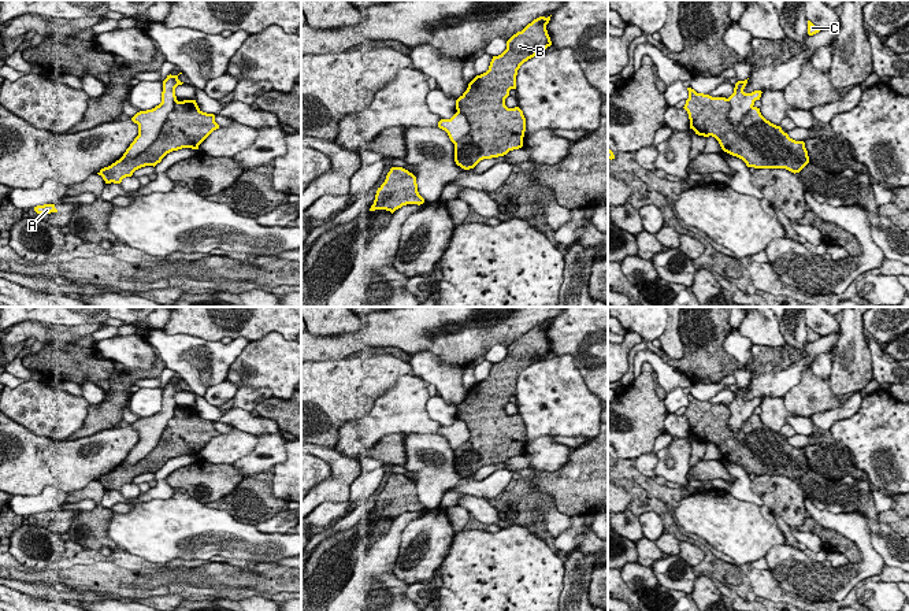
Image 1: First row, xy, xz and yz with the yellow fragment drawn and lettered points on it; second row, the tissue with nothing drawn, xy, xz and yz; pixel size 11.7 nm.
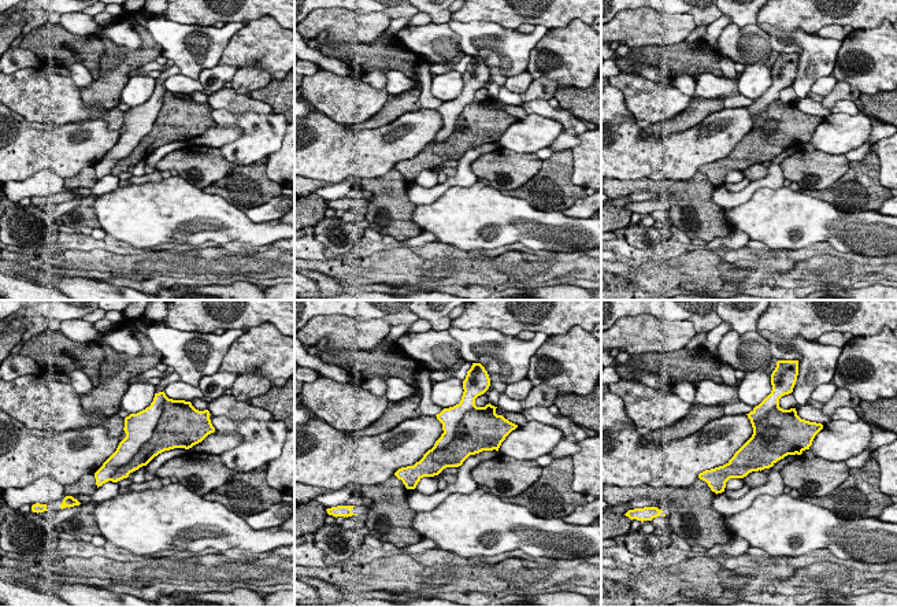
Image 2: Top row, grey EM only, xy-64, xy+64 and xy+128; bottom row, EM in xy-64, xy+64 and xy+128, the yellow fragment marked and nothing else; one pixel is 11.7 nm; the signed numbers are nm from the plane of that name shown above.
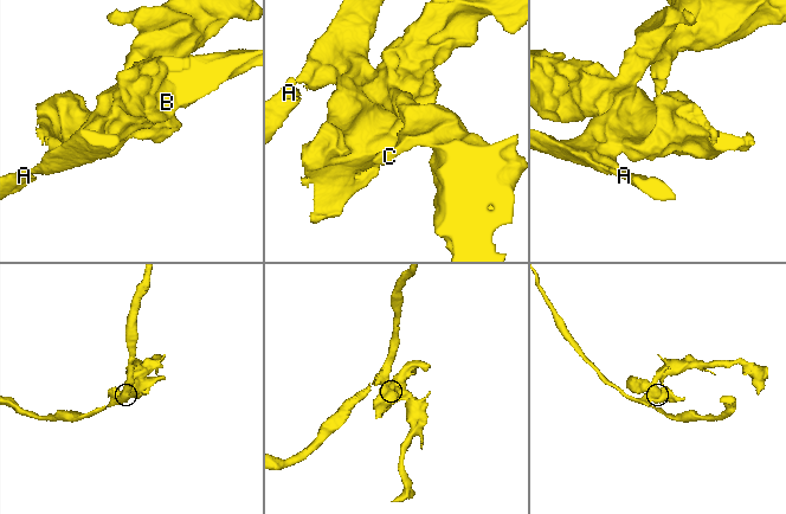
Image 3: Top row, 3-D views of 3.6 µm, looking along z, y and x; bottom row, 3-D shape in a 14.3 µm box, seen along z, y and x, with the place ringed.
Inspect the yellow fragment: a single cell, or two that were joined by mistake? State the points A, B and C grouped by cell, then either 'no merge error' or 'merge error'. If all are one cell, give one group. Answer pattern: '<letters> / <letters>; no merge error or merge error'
A C / B; merge error

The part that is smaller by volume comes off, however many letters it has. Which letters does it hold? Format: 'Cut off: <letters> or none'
Cut off: B

